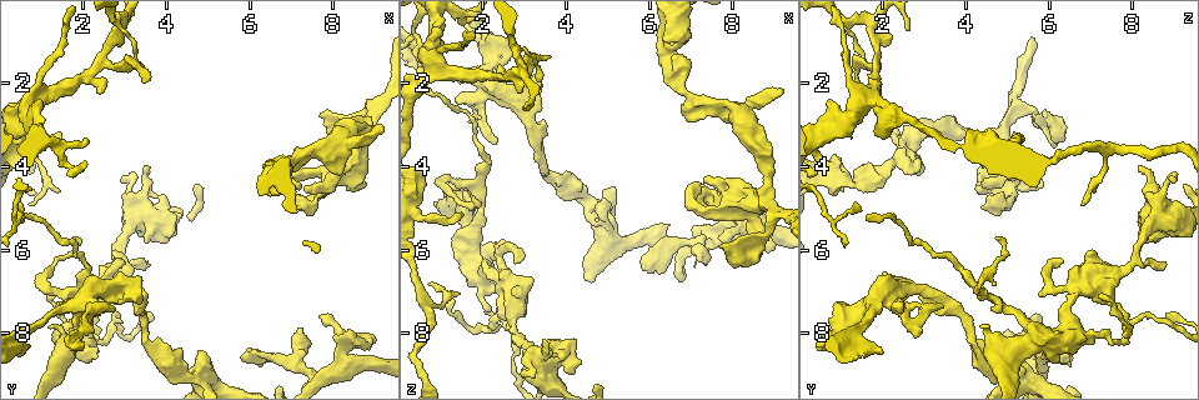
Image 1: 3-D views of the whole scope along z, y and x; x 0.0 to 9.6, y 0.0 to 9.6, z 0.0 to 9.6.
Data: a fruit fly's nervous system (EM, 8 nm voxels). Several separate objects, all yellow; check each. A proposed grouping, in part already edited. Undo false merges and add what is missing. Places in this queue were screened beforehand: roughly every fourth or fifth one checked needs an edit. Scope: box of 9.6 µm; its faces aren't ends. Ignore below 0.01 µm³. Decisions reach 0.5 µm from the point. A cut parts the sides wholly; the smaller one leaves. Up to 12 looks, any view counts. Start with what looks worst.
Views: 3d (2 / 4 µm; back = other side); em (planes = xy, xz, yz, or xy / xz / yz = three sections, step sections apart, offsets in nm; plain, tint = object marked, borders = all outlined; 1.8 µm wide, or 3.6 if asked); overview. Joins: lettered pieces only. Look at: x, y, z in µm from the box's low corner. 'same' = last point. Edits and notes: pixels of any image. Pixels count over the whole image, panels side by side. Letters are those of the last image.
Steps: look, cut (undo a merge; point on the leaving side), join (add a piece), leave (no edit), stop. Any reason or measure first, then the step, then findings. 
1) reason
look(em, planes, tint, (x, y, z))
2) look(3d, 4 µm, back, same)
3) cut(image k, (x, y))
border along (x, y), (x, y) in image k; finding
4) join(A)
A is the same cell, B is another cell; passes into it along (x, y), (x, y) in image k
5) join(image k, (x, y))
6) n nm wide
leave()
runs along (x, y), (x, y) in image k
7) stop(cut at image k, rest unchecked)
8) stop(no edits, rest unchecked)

abrupt turn
look(em, 3.6 µm, yz, step 8, tint, (4.70, 9.15, 4.95))

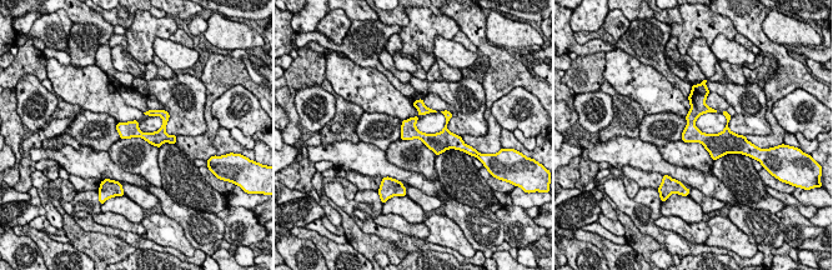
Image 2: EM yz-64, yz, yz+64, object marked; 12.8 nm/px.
cut it another way
look(em, 3.6 µm, xz, step 16, tint, same)

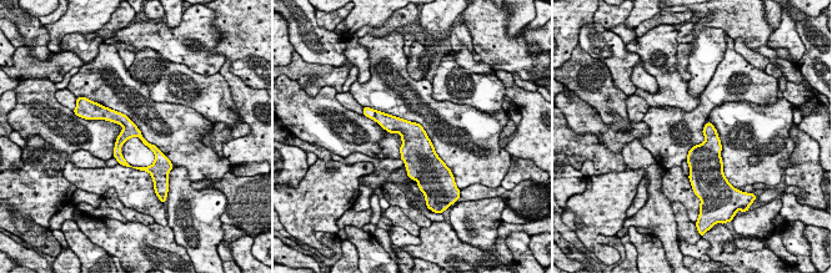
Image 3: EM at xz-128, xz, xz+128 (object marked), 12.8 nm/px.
what lies round it
look(em, 3.6 µm, xz, step 16, borders, same)

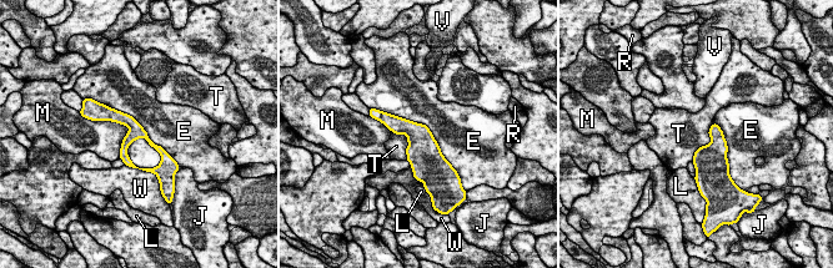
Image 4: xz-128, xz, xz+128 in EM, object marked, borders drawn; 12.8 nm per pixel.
leave()
E, J, L, M, R, T, V and W are other cells; border along (713, 124), (711, 141), (691, 161) in image 4; one neuron here

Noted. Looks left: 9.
free end
look(3d, 2 µm, (5.90, 8.60, 6.50))

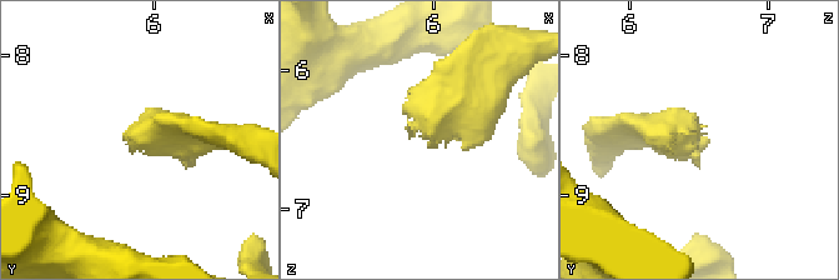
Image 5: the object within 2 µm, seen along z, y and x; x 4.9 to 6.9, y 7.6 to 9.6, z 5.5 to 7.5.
now the EM
look(em, planes, borders, (5.84, 8.56, 6.46))

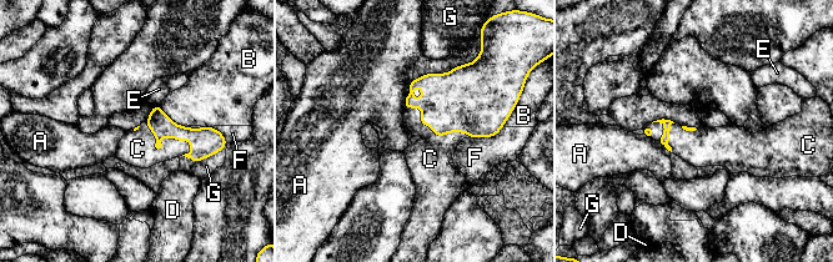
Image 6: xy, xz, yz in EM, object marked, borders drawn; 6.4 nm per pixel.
join(C)
C is the same cell, A, B, D, E, F and G are other cells; passes into it along (157, 121), (159, 141), (138, 149) in image 6; it goes on there

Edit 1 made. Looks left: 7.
narrows sharply
look(em, planes, tint, (6.60, 4.40, 1.30))

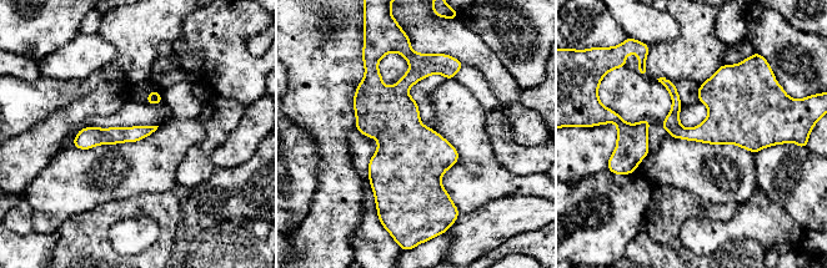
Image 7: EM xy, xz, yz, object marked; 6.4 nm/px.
what lies round it
look(em, planes, borders, same)

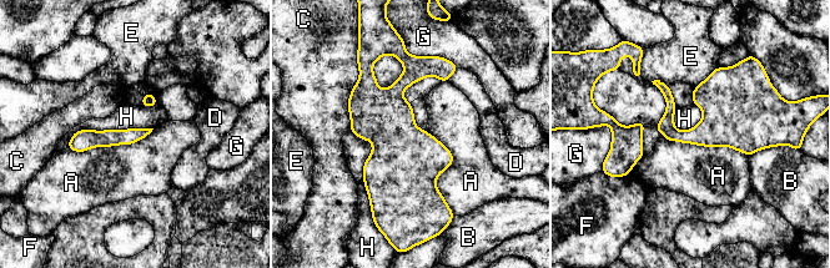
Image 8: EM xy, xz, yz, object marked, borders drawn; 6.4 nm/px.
110 nm wide
leave()
A, B, C, D, E, F, G and H are other cells; runs along (146, 131), (85, 138), (71, 146) in image 8; one neuron here

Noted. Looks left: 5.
an open end
look(em, yz, step 16, borders, (7.70, 7.60, 5.80))

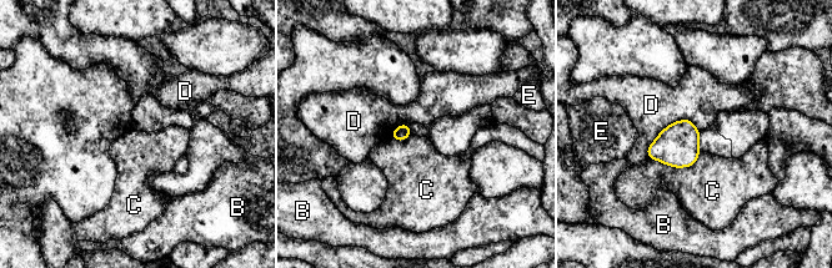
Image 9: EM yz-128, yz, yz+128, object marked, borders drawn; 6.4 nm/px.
leave()
B, C, D and E are other cells; border along (700, 151), (681, 167), (650, 158) in image 9; none of them fits

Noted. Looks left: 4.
branch point
look(em, planes, borders, (0.85, 2.40, 1.80))

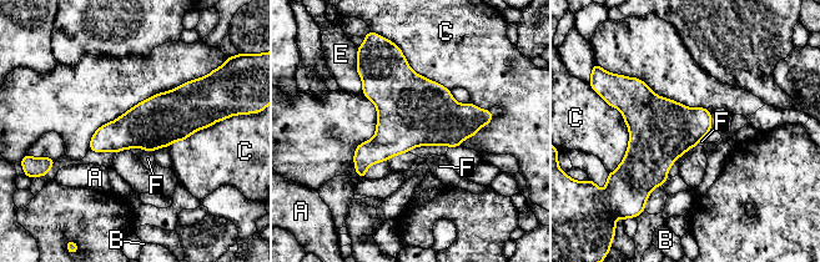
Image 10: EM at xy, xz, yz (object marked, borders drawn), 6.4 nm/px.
C touches over 440 nm
leave()
A, B, C, E and F are other cells; border along (144, 150), (152, 151) in image 10; continuous, no second neuron

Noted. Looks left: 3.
stop(join at image 6, rest unchecked)

